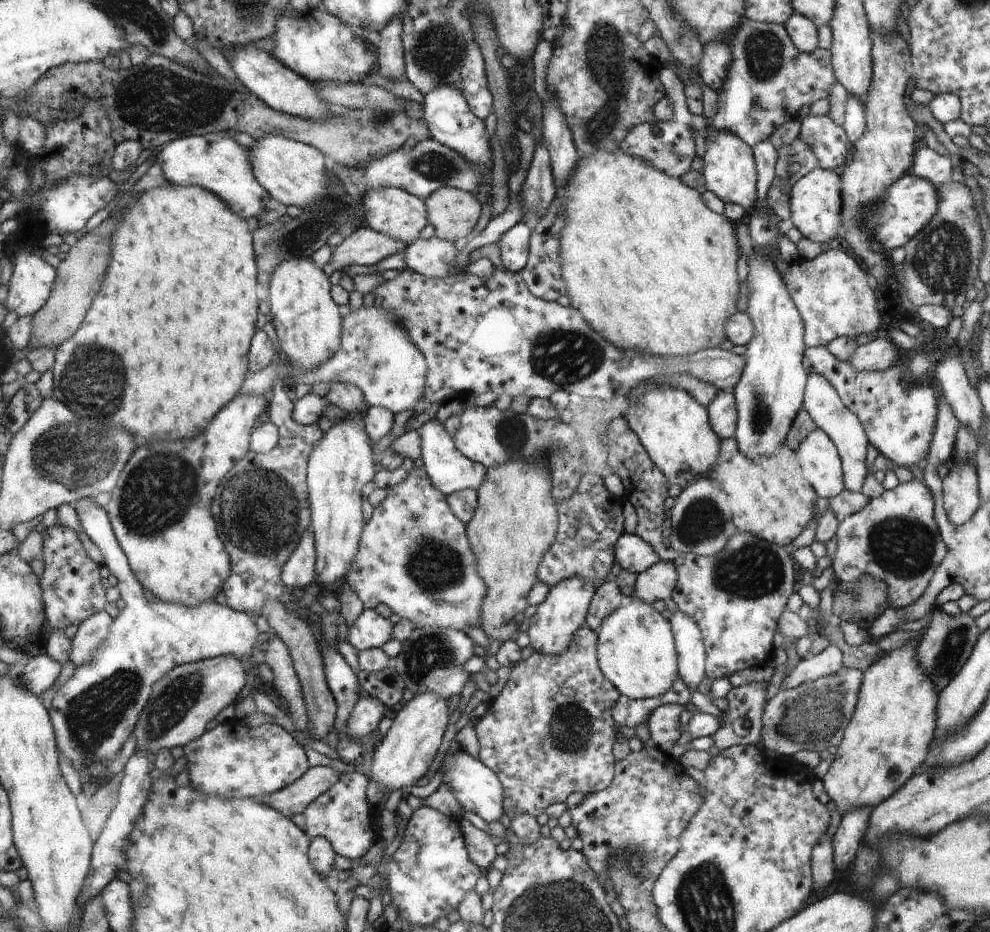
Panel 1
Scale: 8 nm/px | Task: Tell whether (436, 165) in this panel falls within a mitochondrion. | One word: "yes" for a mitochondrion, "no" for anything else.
yes

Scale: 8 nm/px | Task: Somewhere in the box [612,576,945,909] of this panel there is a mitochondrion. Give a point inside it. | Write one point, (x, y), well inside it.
(813, 717)

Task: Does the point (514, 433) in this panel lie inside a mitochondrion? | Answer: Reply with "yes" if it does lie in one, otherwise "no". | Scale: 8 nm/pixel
yes

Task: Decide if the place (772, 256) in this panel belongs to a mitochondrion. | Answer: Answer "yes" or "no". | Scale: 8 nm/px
no

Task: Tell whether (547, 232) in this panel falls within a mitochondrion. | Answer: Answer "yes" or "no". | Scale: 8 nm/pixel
no

